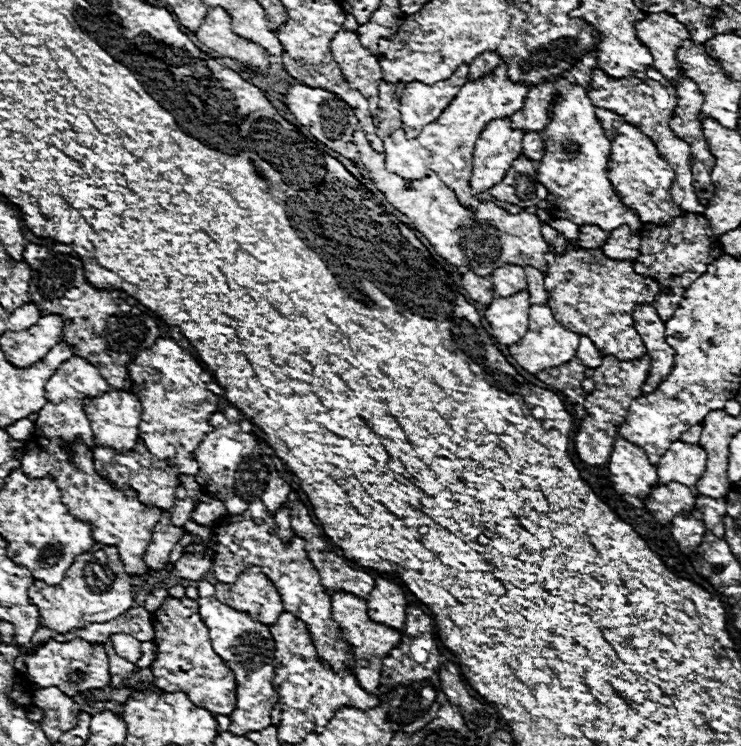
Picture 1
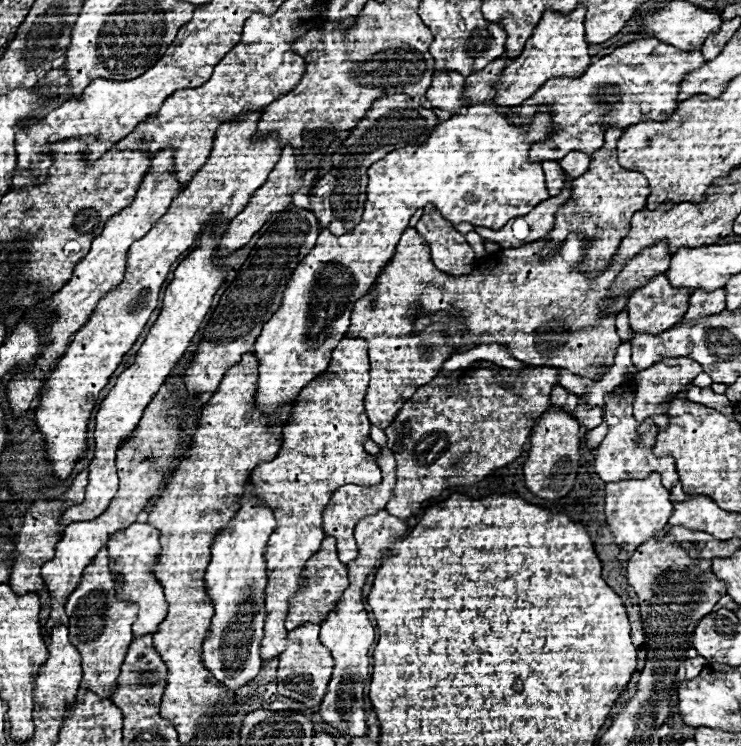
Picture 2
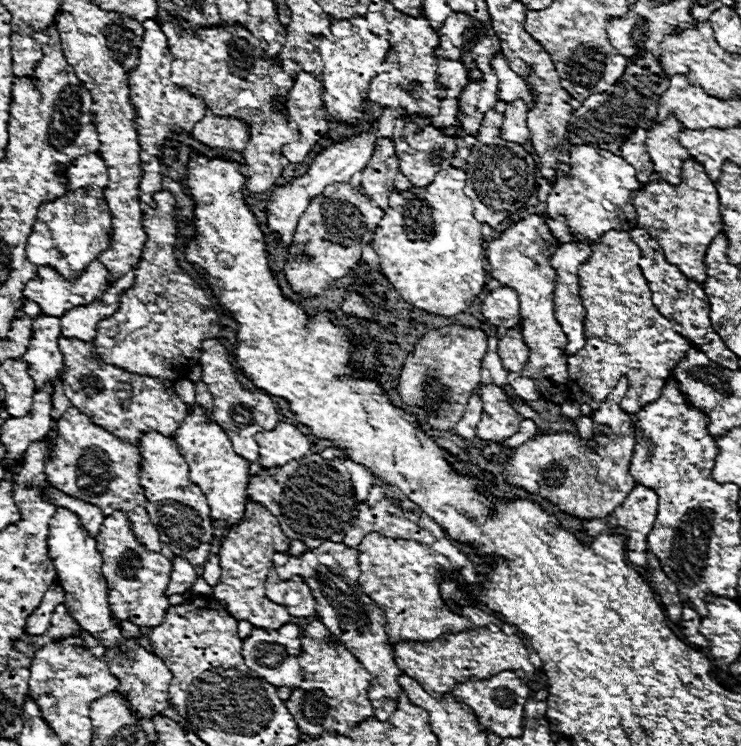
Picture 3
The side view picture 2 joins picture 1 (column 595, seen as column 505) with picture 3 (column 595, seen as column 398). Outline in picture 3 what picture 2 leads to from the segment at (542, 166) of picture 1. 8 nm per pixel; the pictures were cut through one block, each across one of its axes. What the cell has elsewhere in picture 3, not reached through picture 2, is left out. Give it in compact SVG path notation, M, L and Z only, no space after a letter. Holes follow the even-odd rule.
M578 144L570 148L570 172L568 176L556 182L556 188L548 196L548 214L558 216L564 214L572 232L574 240L586 240L588 244L596 242L606 230L632 230L636 226L636 210L632 206L632 192L640 188L636 180L636 170L620 156L608 150L596 150L588 144Z

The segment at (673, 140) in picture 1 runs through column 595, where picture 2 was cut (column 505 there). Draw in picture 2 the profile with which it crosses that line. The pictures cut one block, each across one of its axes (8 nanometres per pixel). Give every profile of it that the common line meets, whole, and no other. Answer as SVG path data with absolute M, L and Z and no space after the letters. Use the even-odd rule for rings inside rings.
M578 4L572 12L560 14L546 10L534 30L534 34L528 38L522 54L514 58L506 68L504 74L496 80L496 102L500 106L520 106L524 100L528 100L540 86L544 86L546 80L556 76L568 76L578 78L584 74L584 70L590 66L590 54L588 54L588 42L584 38L584 16L586 8Z

